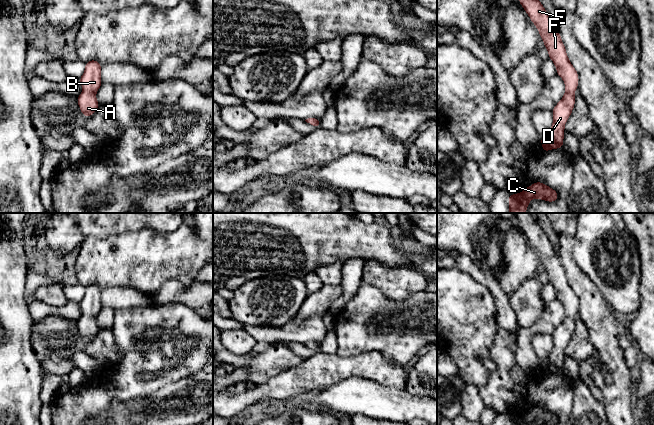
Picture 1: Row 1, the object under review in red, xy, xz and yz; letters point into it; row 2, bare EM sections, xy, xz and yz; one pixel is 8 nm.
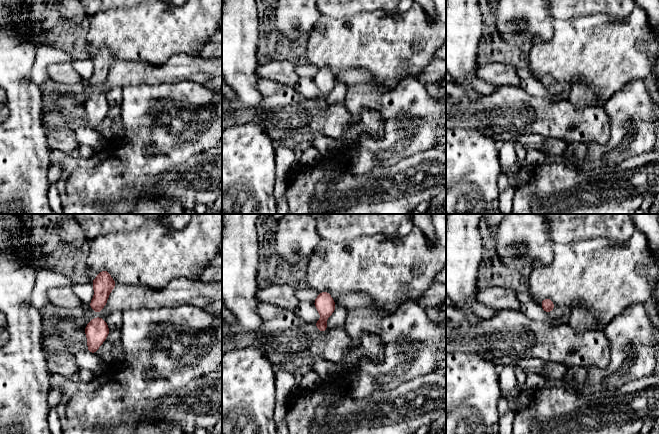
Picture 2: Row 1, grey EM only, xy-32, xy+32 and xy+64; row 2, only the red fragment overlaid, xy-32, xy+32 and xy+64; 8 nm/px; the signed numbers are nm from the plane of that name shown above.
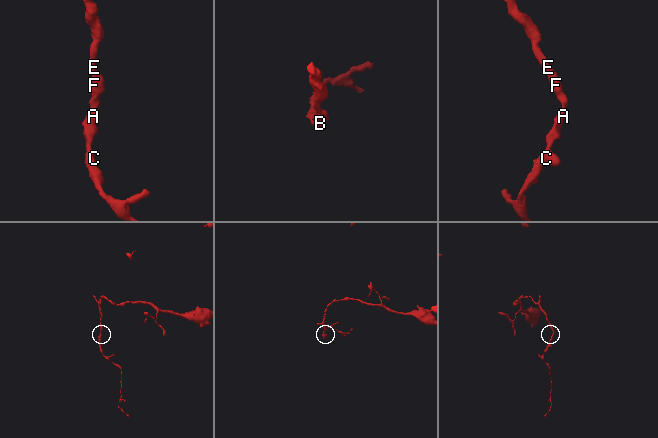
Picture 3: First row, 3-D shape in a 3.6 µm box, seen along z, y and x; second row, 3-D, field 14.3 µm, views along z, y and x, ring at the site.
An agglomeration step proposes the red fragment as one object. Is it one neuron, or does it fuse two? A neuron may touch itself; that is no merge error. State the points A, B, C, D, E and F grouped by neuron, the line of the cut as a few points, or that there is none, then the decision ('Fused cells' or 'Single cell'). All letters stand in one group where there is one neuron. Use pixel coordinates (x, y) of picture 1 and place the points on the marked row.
Groups: A B C D E F. No split. Single cell

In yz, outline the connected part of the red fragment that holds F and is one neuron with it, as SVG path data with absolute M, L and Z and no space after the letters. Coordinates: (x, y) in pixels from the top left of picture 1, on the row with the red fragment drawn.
M519 0L531 21L537 27L549 58L554 62L557 75L565 83L566 93L553 108L553 125L550 131L541 137L544 152L551 149L563 148L564 126L572 113L575 104L574 91L578 88L578 73L569 61L559 30L550 20L545 8L539 0Z

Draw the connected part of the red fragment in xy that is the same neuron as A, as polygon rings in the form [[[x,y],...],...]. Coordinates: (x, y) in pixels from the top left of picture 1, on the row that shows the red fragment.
[[[96,60],[85,63],[85,72],[79,80],[84,91],[77,97],[77,102],[82,114],[89,117],[99,107],[95,93],[102,84],[100,63]]]

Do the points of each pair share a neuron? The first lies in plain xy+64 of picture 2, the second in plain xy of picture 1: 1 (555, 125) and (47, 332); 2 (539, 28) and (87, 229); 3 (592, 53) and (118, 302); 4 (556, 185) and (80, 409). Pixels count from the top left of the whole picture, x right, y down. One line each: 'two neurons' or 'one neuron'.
1: one neuron
2: two neurons
3: two neurons
4: two neurons

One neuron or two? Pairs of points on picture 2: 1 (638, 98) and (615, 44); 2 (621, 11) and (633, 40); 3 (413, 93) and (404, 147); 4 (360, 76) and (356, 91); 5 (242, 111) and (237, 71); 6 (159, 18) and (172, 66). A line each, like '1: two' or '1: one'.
1: two
2: two
3: one
4: two
5: two
6: two

